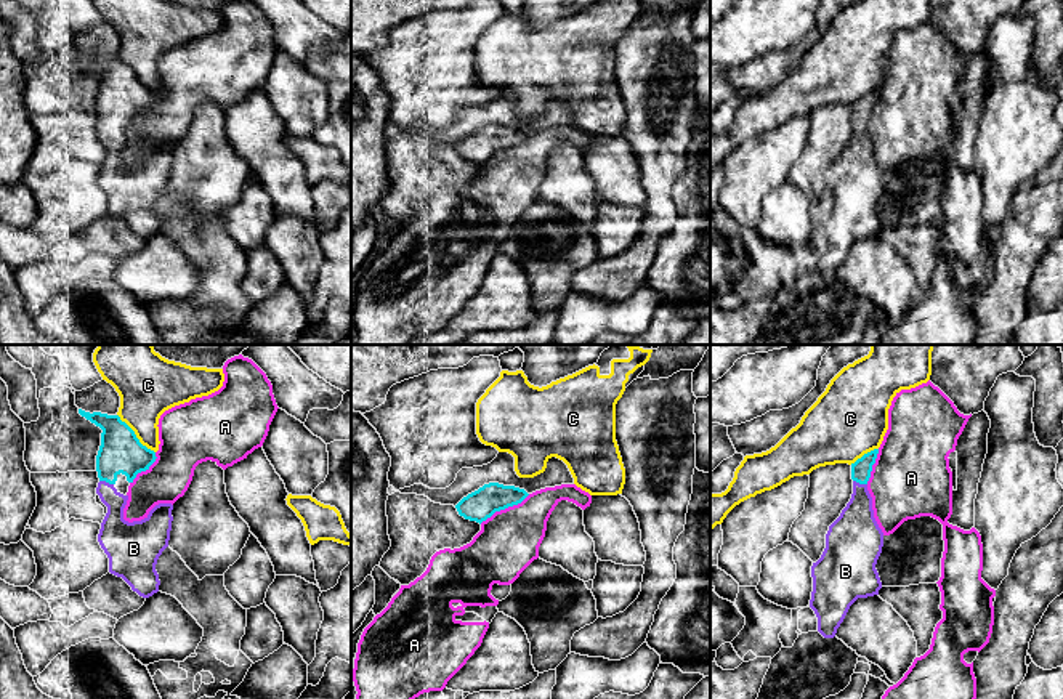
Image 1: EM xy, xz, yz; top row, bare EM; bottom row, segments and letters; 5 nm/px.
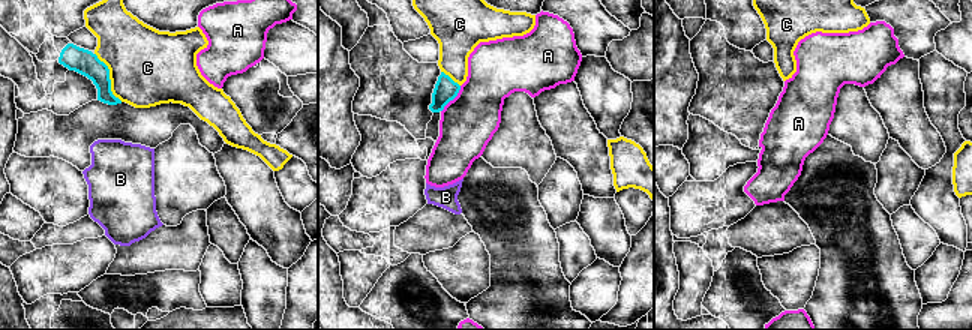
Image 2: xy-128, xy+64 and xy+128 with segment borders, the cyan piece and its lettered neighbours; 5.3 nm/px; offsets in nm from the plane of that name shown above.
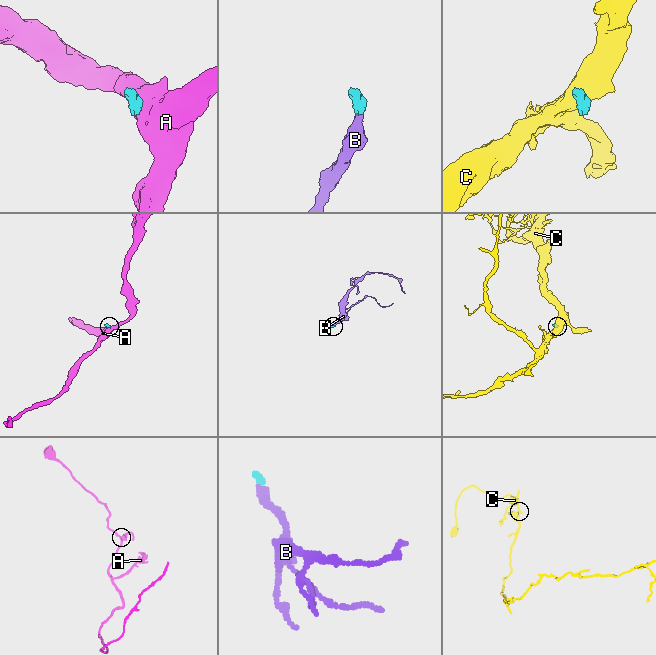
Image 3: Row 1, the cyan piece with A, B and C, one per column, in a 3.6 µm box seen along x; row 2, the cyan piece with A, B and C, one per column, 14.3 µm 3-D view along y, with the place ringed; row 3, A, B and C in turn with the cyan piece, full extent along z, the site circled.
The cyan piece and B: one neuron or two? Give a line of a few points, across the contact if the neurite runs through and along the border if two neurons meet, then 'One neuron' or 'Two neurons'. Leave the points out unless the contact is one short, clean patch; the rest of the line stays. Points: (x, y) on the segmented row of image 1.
Line: xy (121, 451), (108, 465), (106, 481), (114, 529). One neuron

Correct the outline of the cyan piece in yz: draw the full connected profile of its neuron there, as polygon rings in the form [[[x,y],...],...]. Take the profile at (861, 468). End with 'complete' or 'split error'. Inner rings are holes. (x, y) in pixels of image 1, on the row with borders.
[[[879,449],[851,463],[853,494],[840,516],[829,526],[826,548],[811,566],[810,608],[818,617],[818,632],[834,638],[850,606],[858,598],[879,595],[882,582],[875,569],[883,547],[872,497],[867,491]]]; split error

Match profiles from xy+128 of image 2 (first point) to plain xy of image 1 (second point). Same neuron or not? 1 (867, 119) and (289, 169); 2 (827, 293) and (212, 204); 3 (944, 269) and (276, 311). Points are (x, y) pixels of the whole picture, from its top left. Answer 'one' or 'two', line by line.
1: two
2: two
3: one

